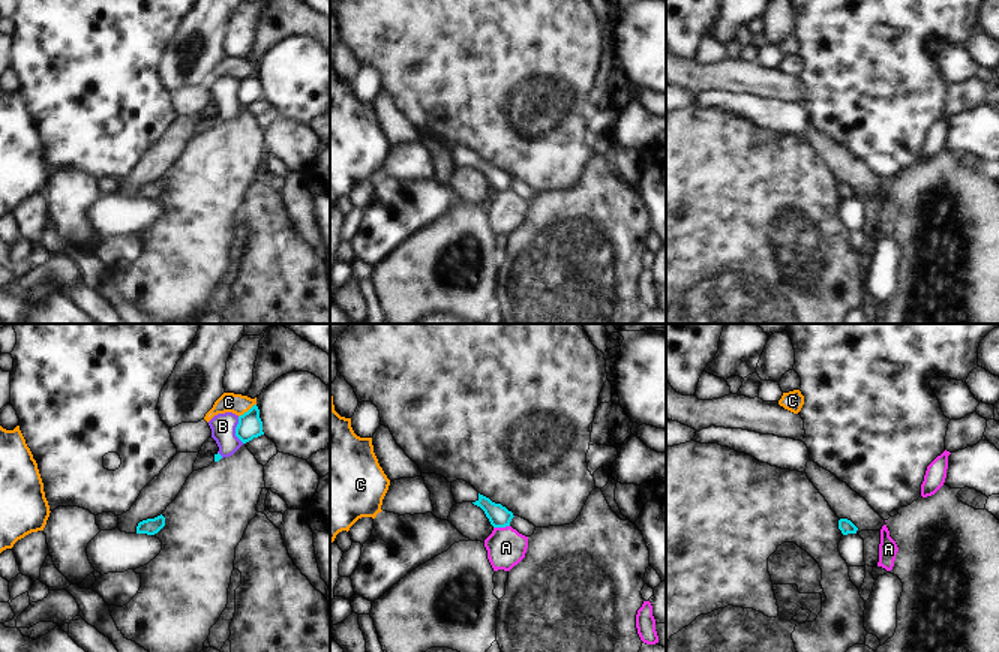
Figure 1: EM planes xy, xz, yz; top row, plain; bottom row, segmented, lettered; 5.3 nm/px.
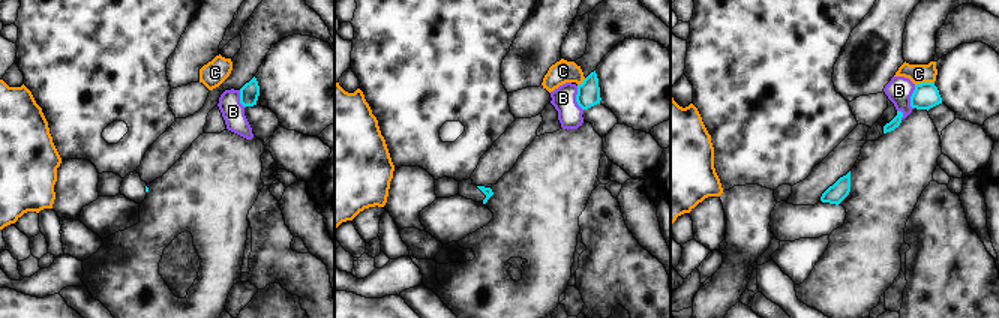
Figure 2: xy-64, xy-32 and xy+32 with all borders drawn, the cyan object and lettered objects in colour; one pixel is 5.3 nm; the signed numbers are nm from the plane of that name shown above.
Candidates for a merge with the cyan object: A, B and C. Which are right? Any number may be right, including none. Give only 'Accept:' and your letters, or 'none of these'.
Accept: none of these

